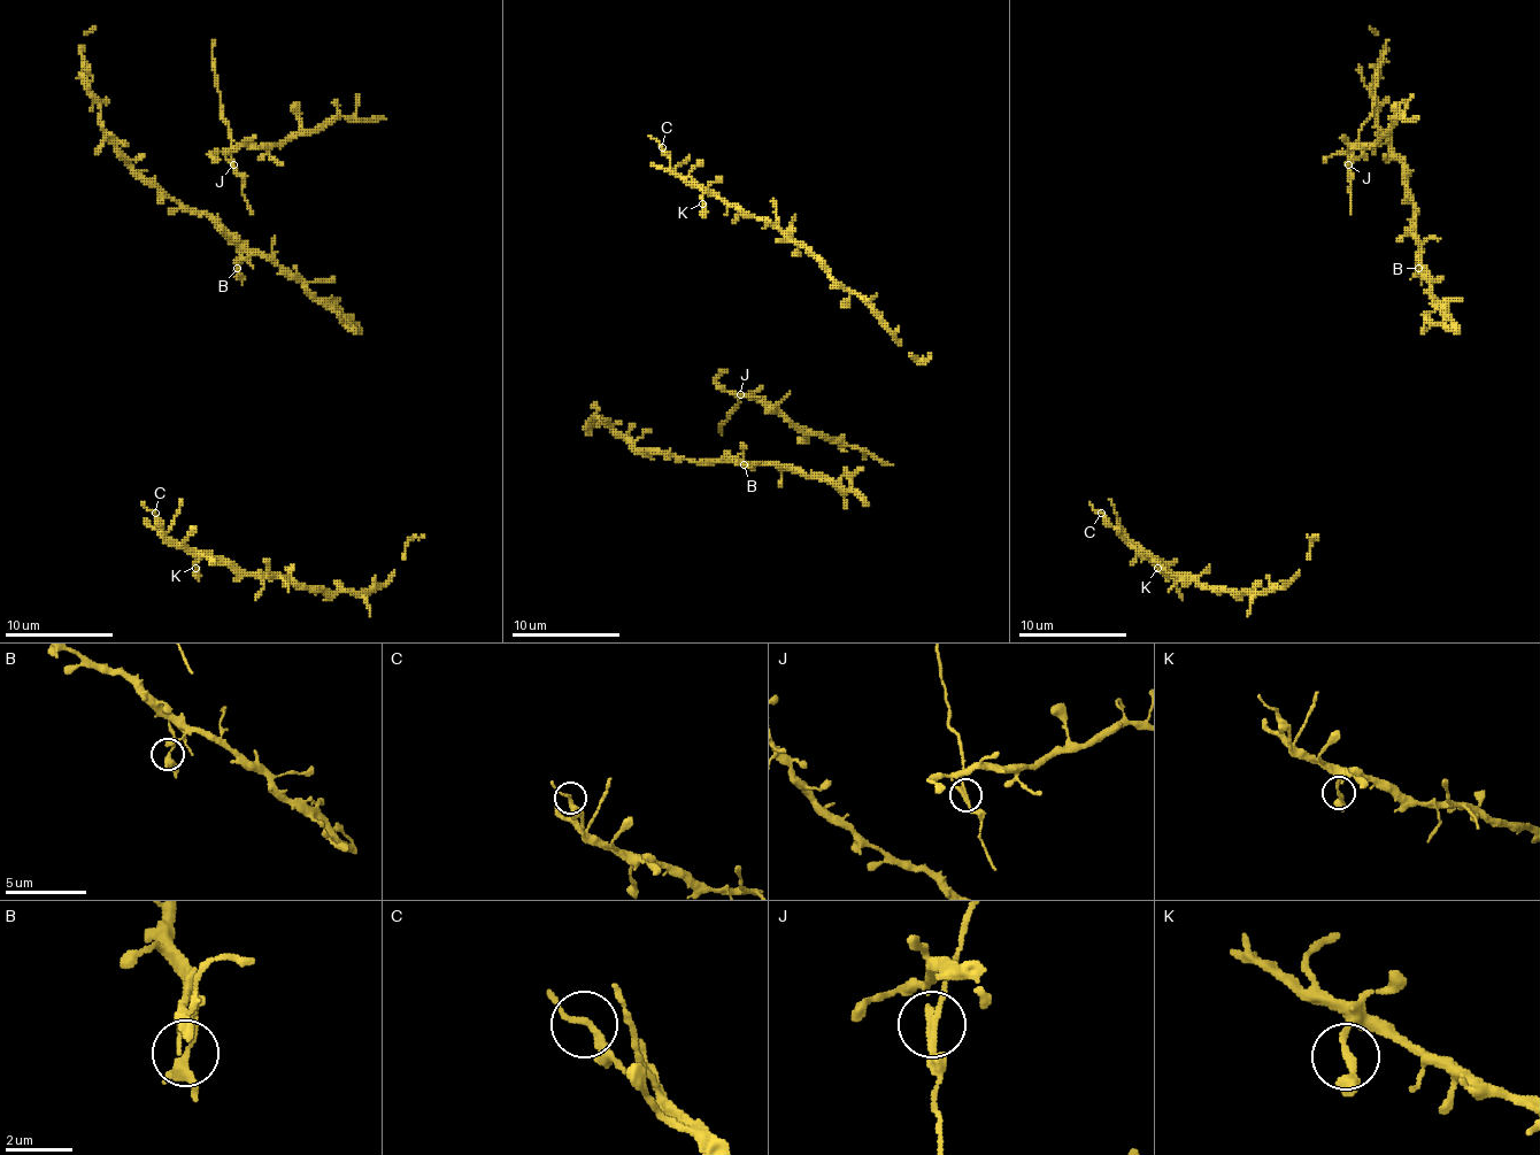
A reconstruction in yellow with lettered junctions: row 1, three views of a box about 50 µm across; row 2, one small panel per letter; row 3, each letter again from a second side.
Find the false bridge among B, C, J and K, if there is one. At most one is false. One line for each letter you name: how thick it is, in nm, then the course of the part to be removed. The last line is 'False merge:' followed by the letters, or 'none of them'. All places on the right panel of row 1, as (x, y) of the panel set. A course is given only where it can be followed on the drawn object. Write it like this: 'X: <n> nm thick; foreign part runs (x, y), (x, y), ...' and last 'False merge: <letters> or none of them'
J: 170 nm thick; foreign part runs (1348, 166), (1358, 130), (1372, 110), (1378, 64), (1388, 40)
False merge: J

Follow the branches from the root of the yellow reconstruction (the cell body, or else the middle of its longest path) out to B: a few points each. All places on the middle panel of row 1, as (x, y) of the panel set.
B: (863, 468), (836, 480), (819, 480), (784, 464), (744, 464)

